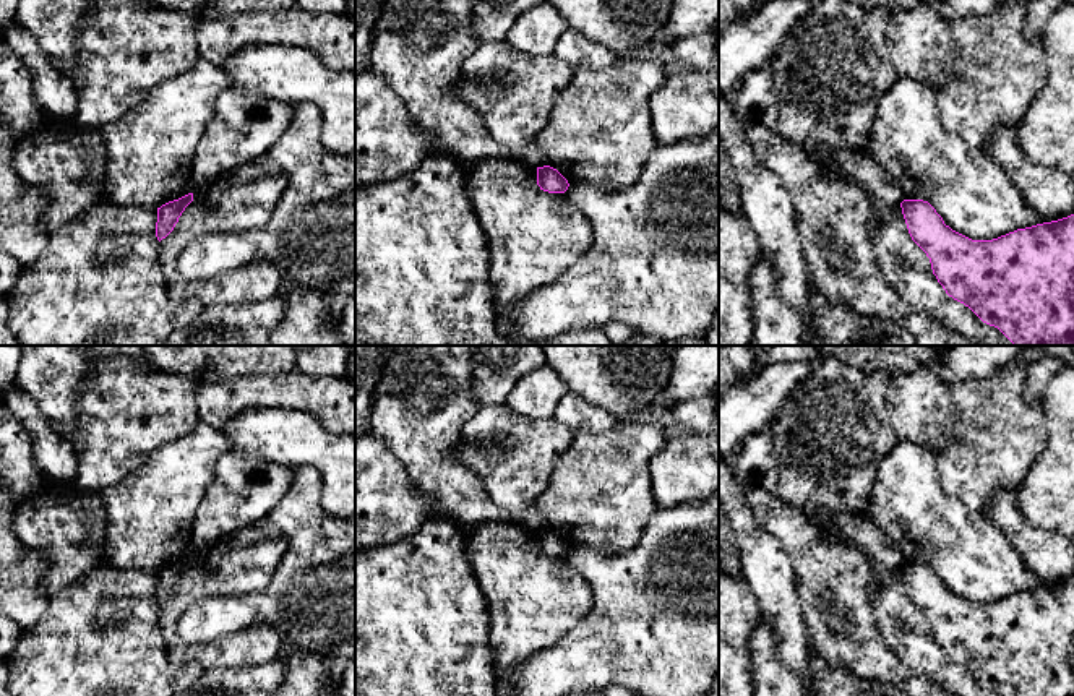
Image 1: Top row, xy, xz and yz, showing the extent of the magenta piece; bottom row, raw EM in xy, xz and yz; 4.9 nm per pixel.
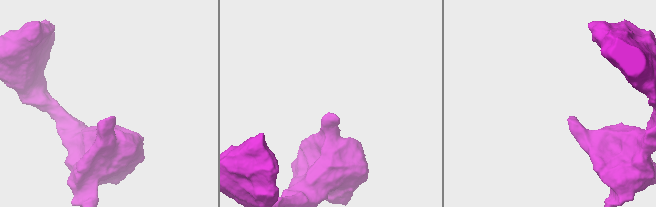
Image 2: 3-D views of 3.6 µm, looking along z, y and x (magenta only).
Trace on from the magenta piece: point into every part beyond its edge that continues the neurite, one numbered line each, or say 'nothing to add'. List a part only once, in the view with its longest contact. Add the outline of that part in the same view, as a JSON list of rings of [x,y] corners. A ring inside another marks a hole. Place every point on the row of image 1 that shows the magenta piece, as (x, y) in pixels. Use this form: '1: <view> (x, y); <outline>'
nothing to add

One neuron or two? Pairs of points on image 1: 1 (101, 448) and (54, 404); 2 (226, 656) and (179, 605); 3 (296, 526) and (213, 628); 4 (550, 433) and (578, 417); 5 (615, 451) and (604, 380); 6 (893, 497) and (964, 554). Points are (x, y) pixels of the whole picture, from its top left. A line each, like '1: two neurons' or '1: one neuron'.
1: two neurons
2: one neuron
3: one neuron
4: two neurons
5: two neurons
6: one neuron

